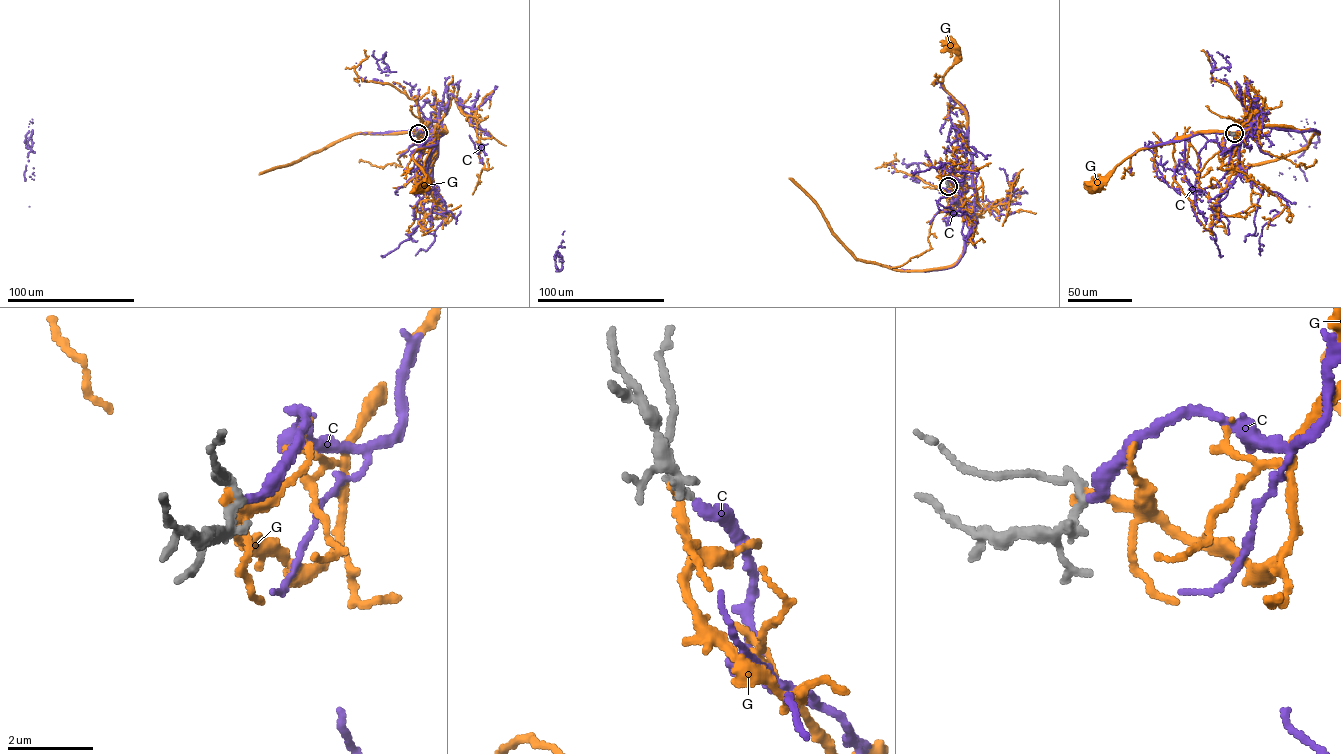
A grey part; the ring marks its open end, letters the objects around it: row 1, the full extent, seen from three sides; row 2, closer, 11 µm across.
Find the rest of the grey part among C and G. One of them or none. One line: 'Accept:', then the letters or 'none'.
Accept: C

